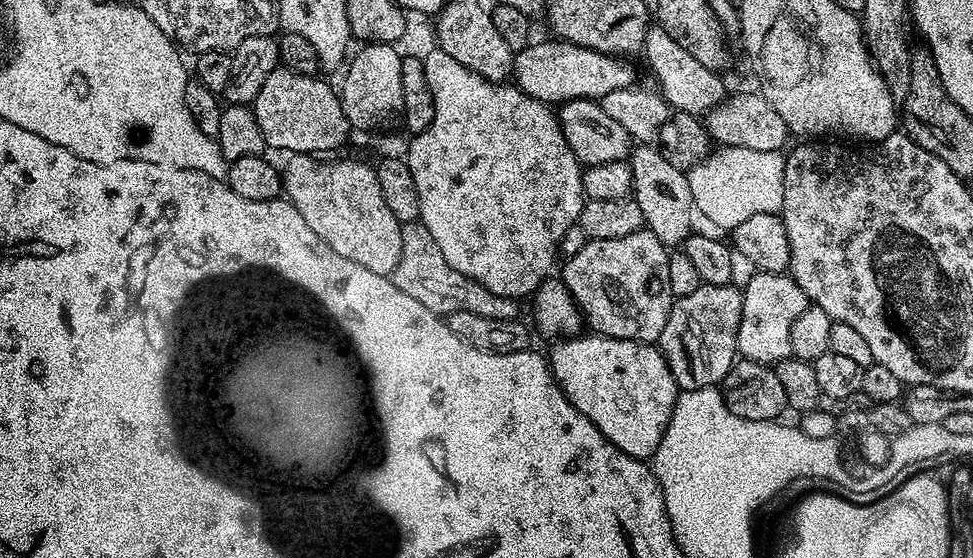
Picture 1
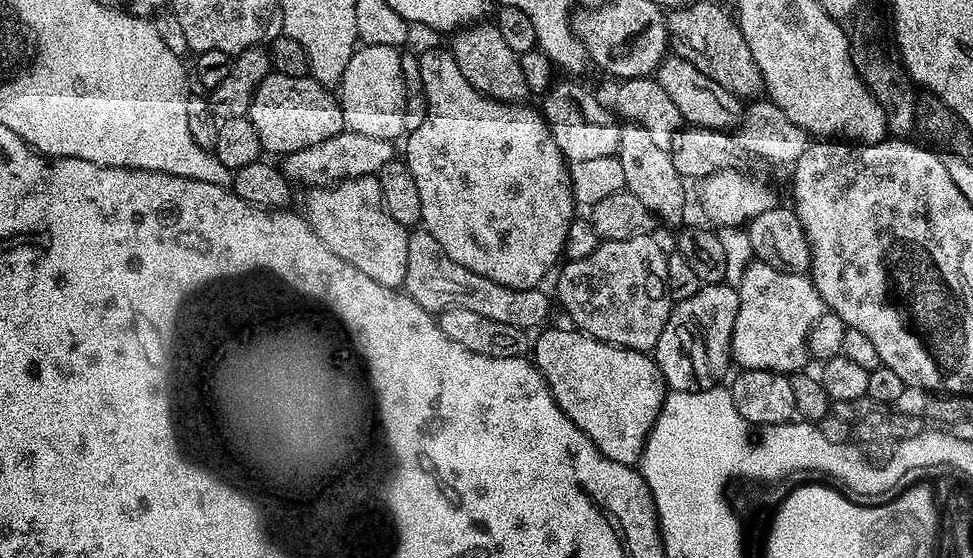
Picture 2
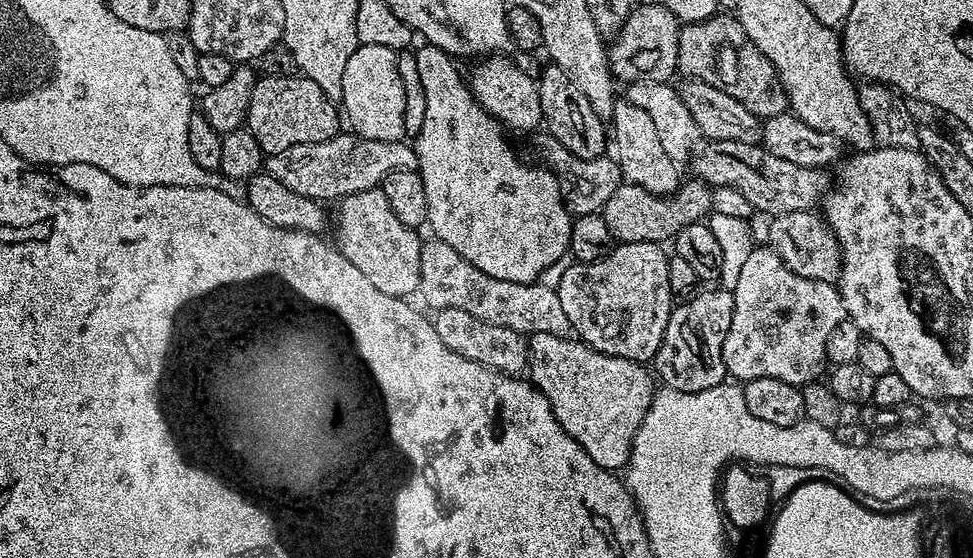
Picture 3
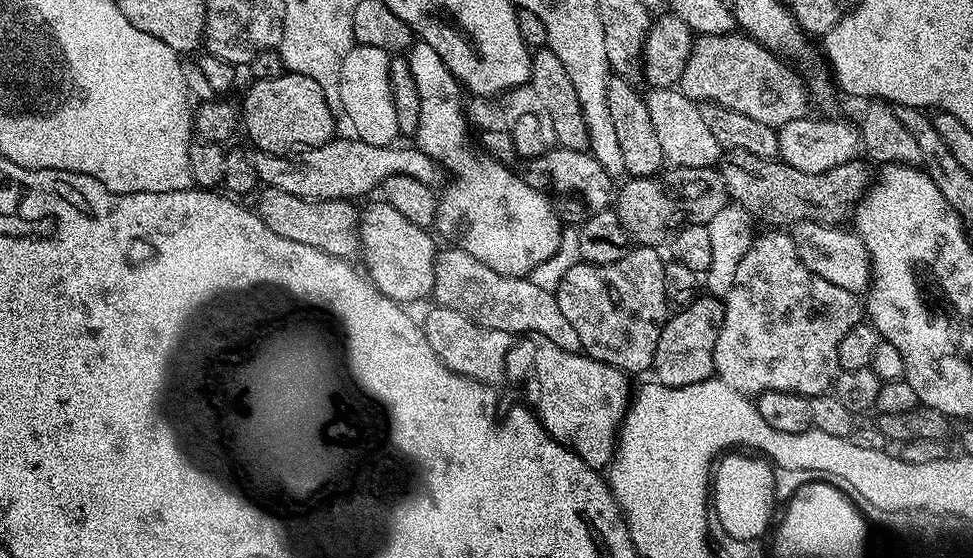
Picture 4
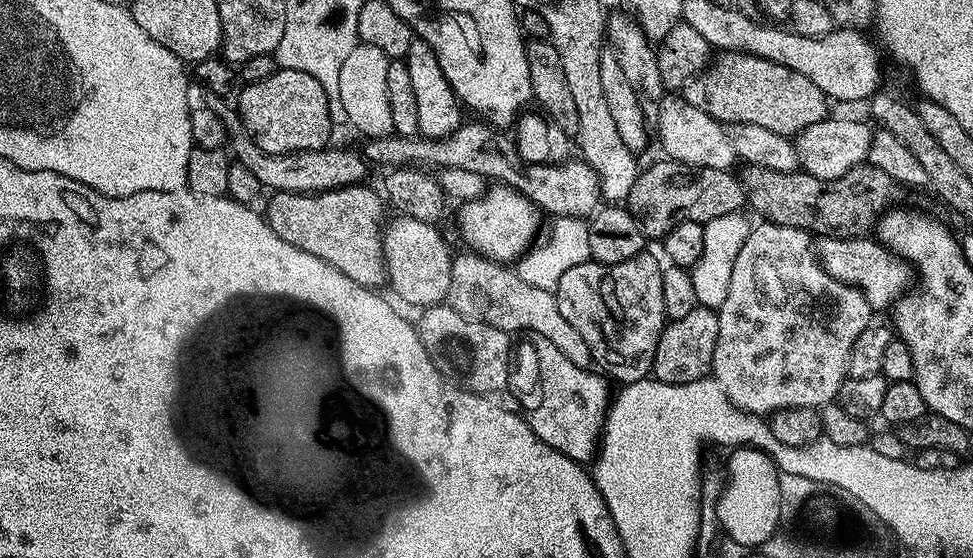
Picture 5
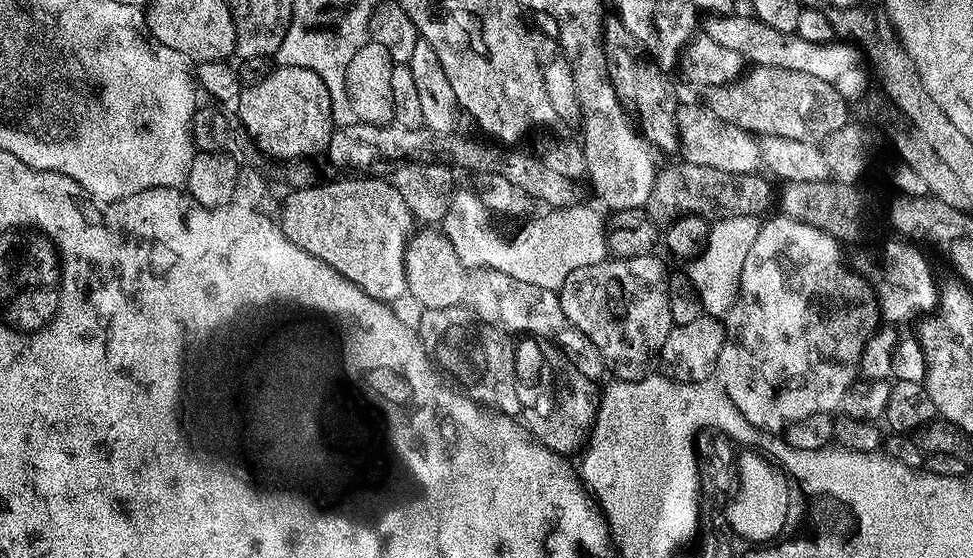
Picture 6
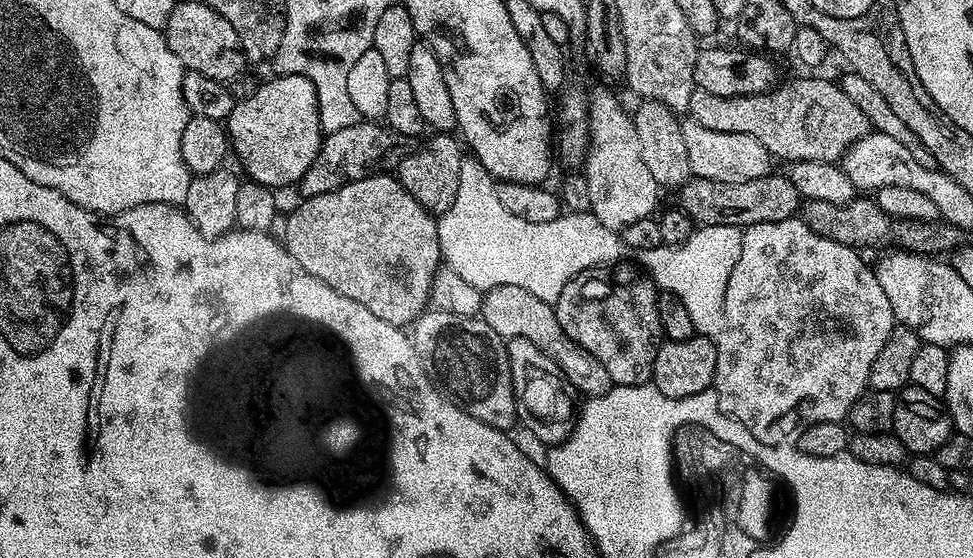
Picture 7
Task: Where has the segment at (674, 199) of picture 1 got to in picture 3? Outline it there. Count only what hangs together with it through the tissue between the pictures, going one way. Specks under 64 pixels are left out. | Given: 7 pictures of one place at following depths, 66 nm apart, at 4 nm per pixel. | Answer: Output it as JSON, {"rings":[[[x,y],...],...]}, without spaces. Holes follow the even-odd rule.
{"rings":[[[617,99],[612,108],[610,128],[614,159],[625,183],[642,186],[644,190],[649,190],[656,196],[666,196],[678,189],[680,177],[678,178],[677,168],[679,167],[663,149],[654,122],[648,117],[646,110],[637,106],[635,101]]]}

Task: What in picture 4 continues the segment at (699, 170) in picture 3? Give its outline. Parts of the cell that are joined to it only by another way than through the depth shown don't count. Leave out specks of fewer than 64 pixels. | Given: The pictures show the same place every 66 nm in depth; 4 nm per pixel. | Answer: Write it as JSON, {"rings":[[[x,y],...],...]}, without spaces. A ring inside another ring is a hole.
{"rings":[[[741,148],[731,149],[729,156],[732,157],[728,165],[722,168],[729,197],[757,221],[765,220],[768,226],[795,226],[807,220],[818,220],[833,226],[843,225],[843,220],[847,216],[849,219],[874,179],[873,169],[868,169],[869,165],[860,158],[822,174],[810,174],[806,170],[794,170],[794,166],[779,159],[767,160]]]}

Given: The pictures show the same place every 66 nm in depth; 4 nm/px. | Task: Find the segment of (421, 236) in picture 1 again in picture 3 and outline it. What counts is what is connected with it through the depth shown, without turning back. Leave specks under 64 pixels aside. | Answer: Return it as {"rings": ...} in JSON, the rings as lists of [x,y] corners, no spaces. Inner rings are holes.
{"rings":[[[428,238],[420,245],[420,285],[418,296],[421,296],[432,310],[453,308],[466,310],[490,326],[506,326],[506,330],[518,330],[525,334],[542,331],[547,334],[567,337],[572,332],[566,313],[562,311],[562,302],[558,302],[555,288],[542,283],[523,284],[506,282],[502,278],[490,278],[482,274],[478,266],[470,266],[458,250],[446,246],[446,242]]]}

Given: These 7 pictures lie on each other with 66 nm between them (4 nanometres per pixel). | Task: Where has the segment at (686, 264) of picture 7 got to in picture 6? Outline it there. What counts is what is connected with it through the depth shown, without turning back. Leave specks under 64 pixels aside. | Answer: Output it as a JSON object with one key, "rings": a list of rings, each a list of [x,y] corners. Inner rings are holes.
{"rings":[[[739,216],[717,220],[707,229],[706,239],[702,247],[691,257],[688,268],[687,283],[698,301],[699,307],[713,318],[727,317],[732,307],[734,293],[738,287],[738,279],[746,250],[750,250],[750,242],[756,237],[761,221],[755,216]]]}

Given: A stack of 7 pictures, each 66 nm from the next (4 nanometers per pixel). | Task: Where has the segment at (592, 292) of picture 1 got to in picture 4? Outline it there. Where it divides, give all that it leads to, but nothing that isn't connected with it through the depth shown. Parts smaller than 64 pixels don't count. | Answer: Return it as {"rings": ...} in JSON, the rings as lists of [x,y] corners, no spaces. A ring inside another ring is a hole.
{"rings":[[[636,246],[618,262],[575,264],[554,290],[558,307],[578,333],[581,349],[627,374],[649,371],[655,365],[658,338],[670,315],[664,281],[666,260],[656,252],[652,246]]]}

